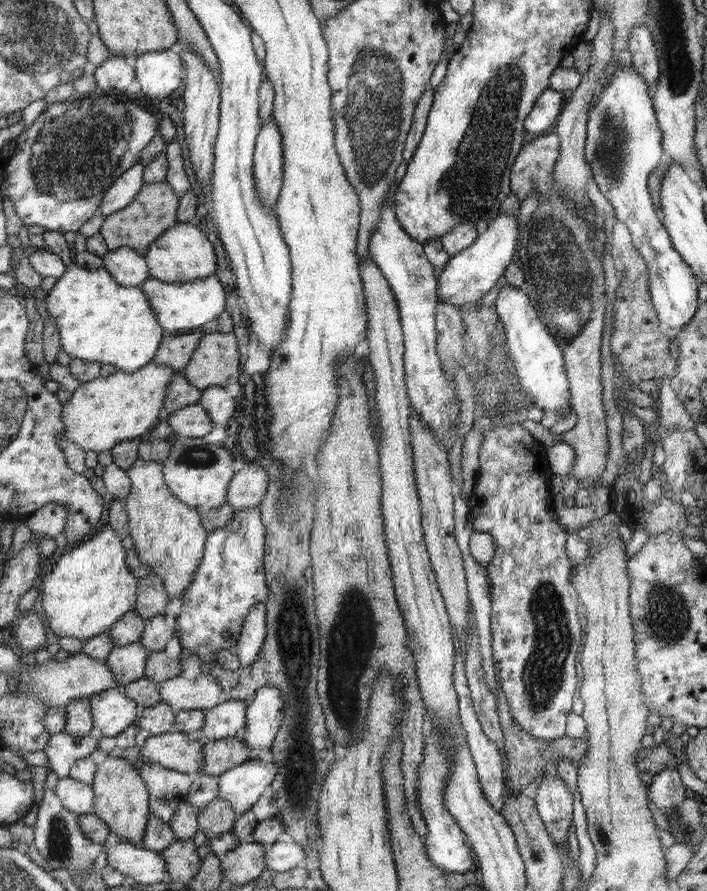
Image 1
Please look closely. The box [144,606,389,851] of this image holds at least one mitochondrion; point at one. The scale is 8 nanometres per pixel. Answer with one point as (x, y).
(300, 776)

